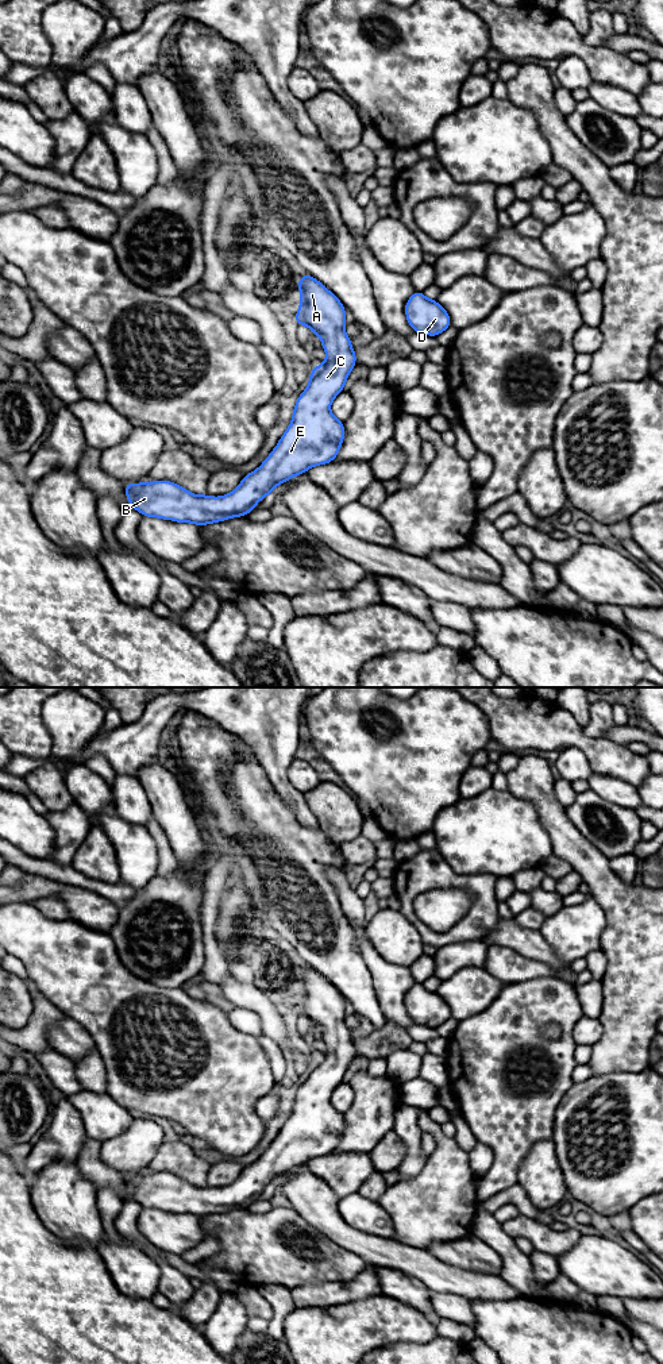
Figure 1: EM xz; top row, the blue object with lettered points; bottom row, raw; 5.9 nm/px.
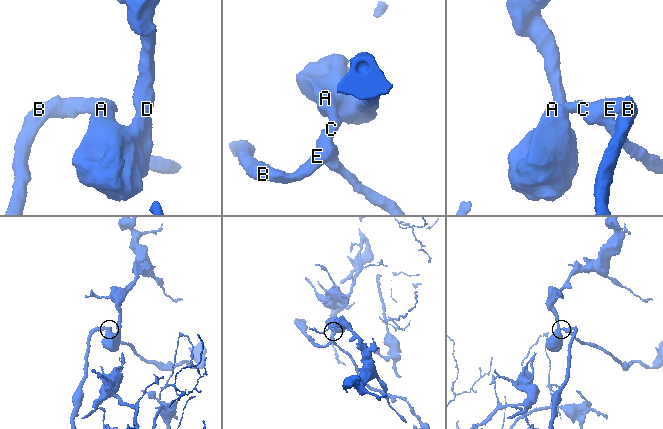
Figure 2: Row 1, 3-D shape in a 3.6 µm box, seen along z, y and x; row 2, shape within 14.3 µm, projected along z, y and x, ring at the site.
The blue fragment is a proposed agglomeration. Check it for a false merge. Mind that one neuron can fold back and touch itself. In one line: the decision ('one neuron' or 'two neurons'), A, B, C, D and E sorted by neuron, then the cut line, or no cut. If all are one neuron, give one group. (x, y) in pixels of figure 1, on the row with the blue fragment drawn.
one neuron | A B C D E | no cut

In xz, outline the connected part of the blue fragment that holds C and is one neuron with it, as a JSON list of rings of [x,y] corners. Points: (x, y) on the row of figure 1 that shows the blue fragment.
[[[307,273],[297,284],[300,288],[300,309],[294,316],[294,323],[311,328],[316,336],[321,338],[321,347],[327,354],[327,361],[315,366],[309,374],[309,385],[298,396],[290,425],[278,444],[257,470],[246,474],[240,485],[223,497],[211,497],[207,493],[196,496],[170,481],[124,483],[130,508],[136,509],[146,517],[193,523],[200,527],[213,524],[231,517],[247,516],[263,497],[271,494],[277,485],[307,473],[312,466],[335,461],[344,439],[344,425],[332,415],[329,405],[344,389],[350,371],[356,363],[356,355],[351,347],[351,338],[344,334],[346,307],[321,282]]]

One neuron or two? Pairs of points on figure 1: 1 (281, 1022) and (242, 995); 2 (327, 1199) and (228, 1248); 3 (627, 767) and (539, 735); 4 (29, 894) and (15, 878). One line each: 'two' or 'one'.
1: one
2: two
3: one
4: two

